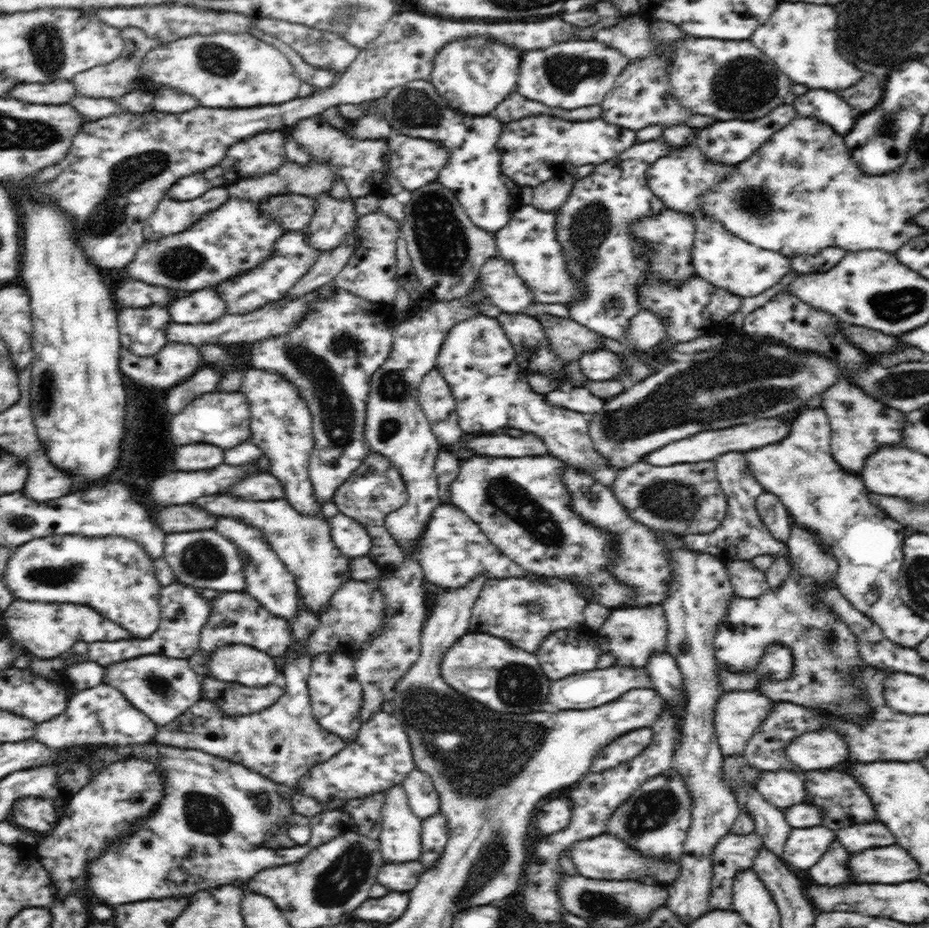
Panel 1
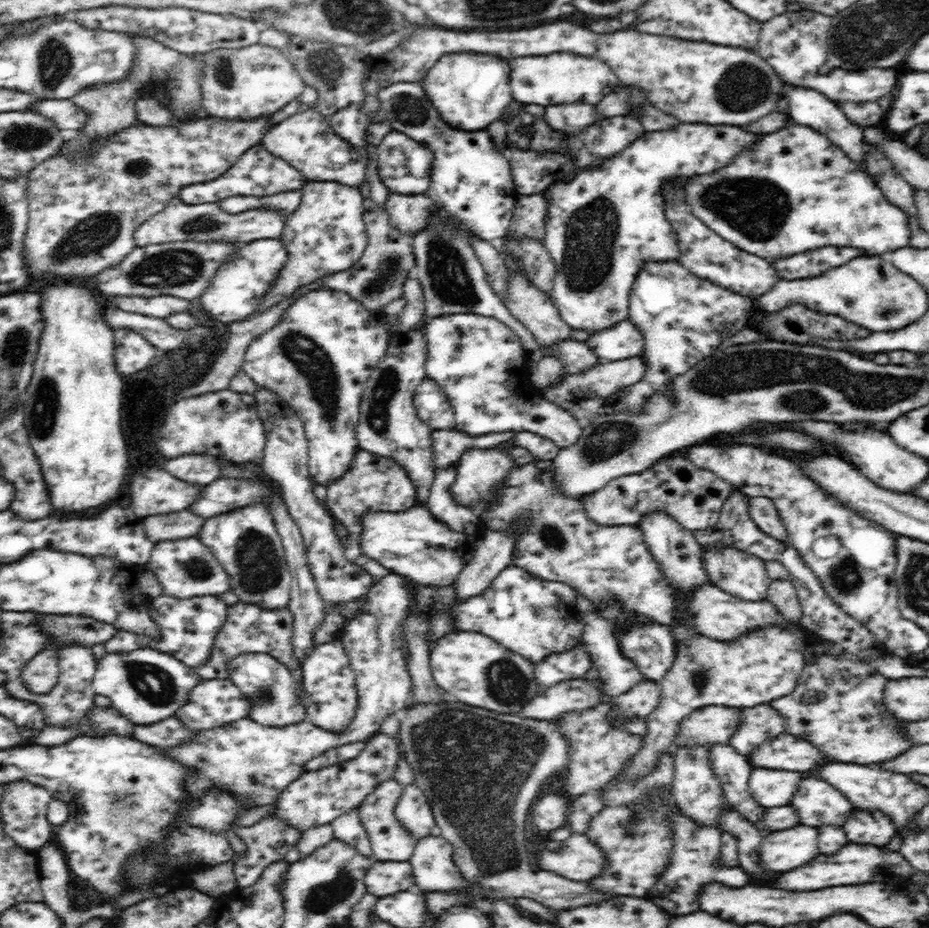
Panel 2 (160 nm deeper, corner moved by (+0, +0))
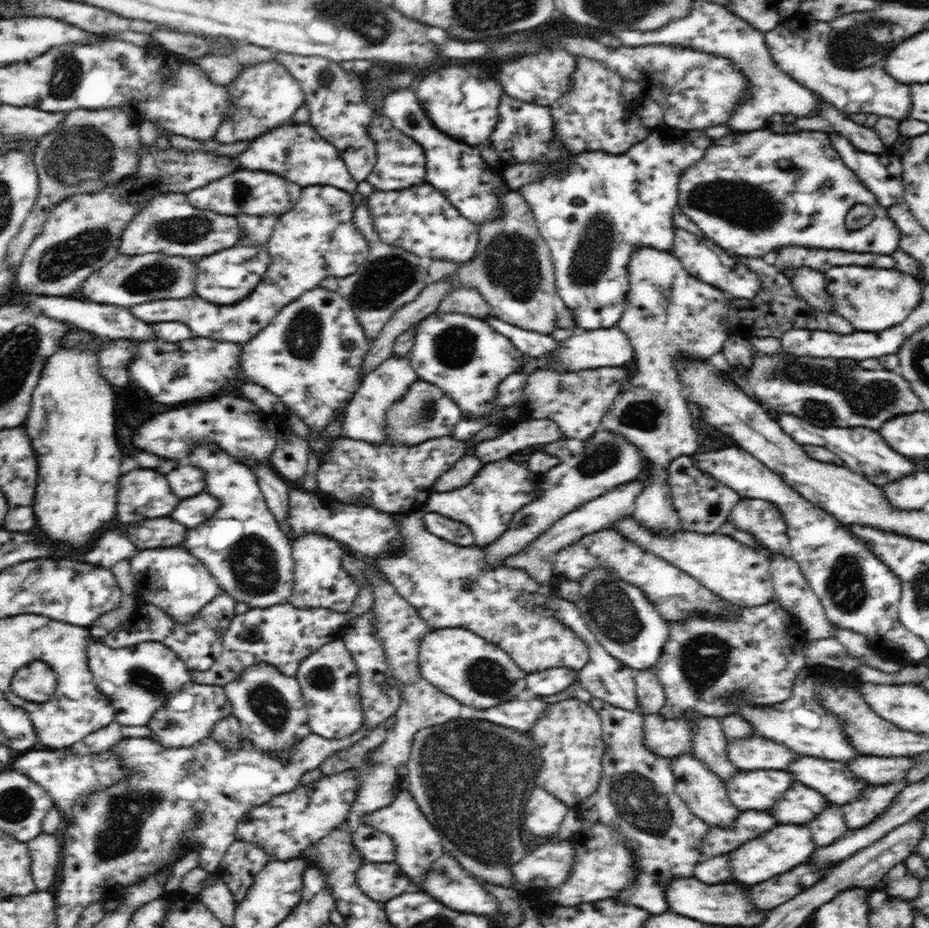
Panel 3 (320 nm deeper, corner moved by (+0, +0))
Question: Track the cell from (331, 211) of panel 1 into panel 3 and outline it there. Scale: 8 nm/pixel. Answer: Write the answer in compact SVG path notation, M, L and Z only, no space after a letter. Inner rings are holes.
M319 185L305 187L294 204L290 212L281 215L272 231L267 242L267 251L270 255L270 264L268 265L261 283L244 299L236 304L224 306L212 304L203 298L198 298L194 294L191 297L183 299L162 299L143 302L130 306L132 314L148 323L162 322L180 322L190 326L194 336L204 336L212 340L230 341L233 343L244 344L253 336L256 336L267 324L293 300L296 300L301 294L313 288L321 286L321 282L328 276L345 277L350 276L357 268L364 264L367 252L369 251L366 239L360 234L360 231L352 224L352 217L355 208L352 204L352 194L341 189L329 186Z

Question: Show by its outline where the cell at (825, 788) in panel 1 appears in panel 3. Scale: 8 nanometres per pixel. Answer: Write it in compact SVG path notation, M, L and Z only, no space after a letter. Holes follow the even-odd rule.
M794 781L788 792L768 807L767 812L782 824L806 825L829 805L828 802L821 792Z

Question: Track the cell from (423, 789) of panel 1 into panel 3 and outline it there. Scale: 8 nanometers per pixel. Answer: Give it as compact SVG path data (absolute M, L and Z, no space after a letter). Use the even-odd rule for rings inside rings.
M401 790L394 800L379 811L365 815L363 822L375 830L391 836L395 846L394 863L400 866L402 873L410 879L414 890L420 891L422 882L427 878L431 865L443 854L444 848L440 835L433 829L430 821L422 814L414 797L407 791Z

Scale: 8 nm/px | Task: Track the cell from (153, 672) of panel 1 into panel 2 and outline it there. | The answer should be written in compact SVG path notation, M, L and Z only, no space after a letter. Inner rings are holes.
M137 648L132 652L106 654L98 660L92 688L97 694L108 696L113 706L124 718L138 725L149 725L166 720L187 700L190 691L198 684L198 673L185 666L171 653L154 648Z

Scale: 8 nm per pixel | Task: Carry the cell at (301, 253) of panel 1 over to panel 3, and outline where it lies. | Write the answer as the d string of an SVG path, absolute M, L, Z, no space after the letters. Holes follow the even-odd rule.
M238 244L232 248L215 252L210 256L195 259L195 294L211 302L230 306L244 300L261 283L270 264L267 245L246 246Z

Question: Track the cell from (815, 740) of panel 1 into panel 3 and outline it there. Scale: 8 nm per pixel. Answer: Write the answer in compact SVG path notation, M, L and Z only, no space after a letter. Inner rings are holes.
M758 736L729 740L726 754L738 771L786 771L788 765L800 755L783 744Z

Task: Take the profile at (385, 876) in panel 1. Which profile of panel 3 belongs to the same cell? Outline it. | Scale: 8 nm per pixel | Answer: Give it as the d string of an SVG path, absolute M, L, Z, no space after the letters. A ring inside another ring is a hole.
M364 862L357 871L356 881L363 894L381 904L414 890L410 879L394 862Z

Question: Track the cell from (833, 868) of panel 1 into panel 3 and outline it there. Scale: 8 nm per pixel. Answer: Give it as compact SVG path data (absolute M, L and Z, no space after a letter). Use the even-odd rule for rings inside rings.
M834 803L826 805L822 812L806 825L811 830L816 847L823 847L838 840L848 829L841 805L836 806Z

